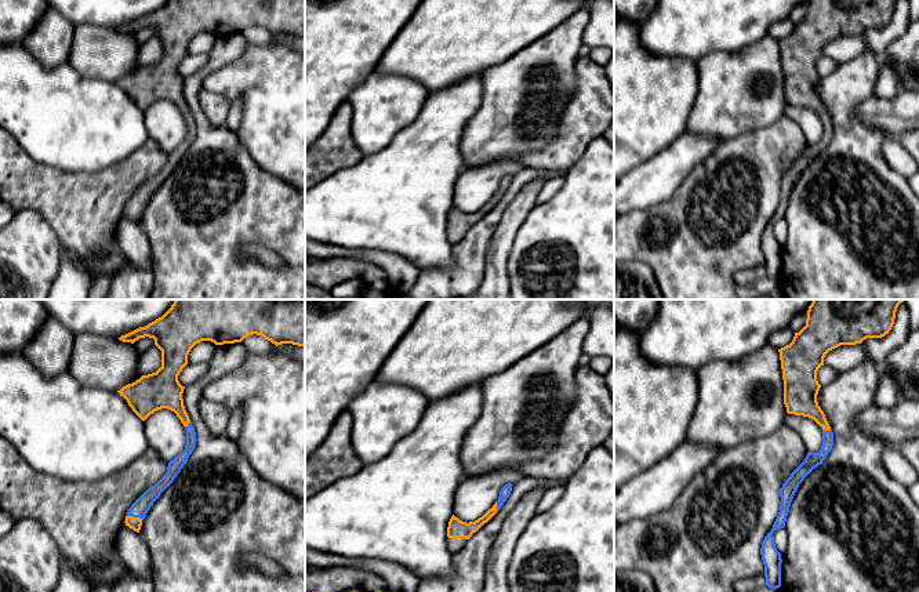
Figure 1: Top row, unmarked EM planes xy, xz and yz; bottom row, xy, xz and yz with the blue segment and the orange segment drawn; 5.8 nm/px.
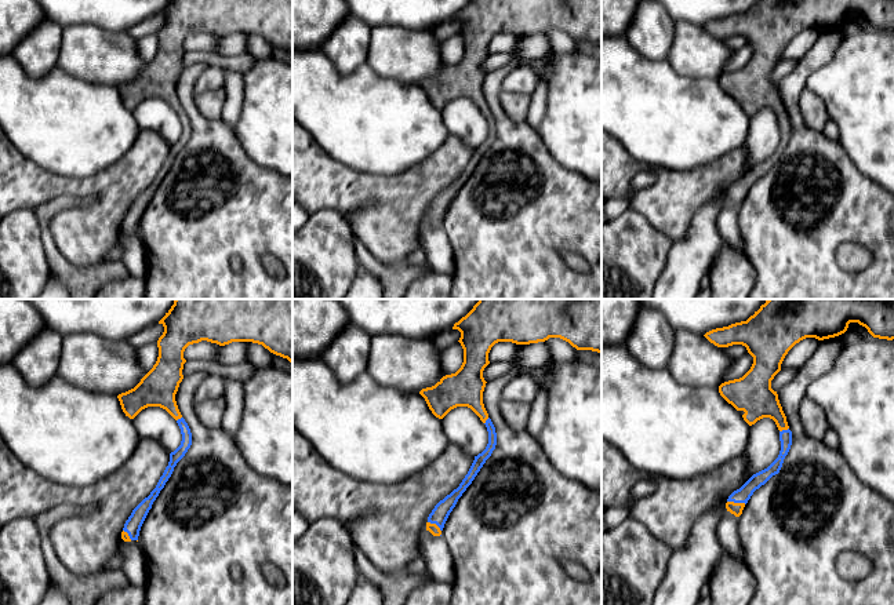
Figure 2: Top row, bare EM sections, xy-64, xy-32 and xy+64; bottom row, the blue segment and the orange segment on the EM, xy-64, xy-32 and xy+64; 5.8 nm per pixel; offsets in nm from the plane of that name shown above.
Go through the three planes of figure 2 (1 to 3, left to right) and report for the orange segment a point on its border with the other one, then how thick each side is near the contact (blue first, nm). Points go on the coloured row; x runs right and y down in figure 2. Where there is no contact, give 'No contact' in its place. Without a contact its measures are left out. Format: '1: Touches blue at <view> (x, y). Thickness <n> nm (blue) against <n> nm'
1: Touches blue at xy-64 (178, 419). Thickness 70 nm (blue) against 220 nm
2: Touches blue at xy-32 (435, 523). Thickness 100 nm (blue) against 60 nm
3: Touches blue at xy+64 (737, 502). Thickness 90 nm (blue) against 70 nm

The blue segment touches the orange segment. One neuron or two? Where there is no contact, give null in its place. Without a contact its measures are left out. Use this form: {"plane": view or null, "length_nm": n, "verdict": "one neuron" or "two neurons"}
{"plane": "xy", "length_nm": 100, "verdict": "one neuron"}

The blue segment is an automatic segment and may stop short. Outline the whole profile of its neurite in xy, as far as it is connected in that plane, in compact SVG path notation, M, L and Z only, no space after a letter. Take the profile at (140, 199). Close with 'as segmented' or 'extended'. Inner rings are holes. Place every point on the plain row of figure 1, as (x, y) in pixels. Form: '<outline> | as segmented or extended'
M168 0L148 17L119 29L134 34L149 28L161 41L161 58L123 77L117 81L120 87L142 112L157 101L168 99L186 120L185 141L168 153L166 166L128 200L124 214L134 222L139 224L148 201L174 172L196 137L196 123L182 90L185 77L178 72L190 40L201 32L235 34L253 25L276 37L293 34L305 39L305 0Z | extended

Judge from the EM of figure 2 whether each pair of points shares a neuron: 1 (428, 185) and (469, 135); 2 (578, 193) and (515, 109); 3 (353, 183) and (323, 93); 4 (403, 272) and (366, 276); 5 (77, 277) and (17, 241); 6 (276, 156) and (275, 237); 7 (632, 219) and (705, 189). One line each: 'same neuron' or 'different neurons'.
1: different neurons
2: different neurons
3: different neurons
4: different neurons
5: different neurons
6: different neurons
7: different neurons

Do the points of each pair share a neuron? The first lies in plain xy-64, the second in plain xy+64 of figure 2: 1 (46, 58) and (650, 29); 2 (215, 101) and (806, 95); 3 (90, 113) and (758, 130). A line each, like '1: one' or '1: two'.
1: one
2: one
3: two

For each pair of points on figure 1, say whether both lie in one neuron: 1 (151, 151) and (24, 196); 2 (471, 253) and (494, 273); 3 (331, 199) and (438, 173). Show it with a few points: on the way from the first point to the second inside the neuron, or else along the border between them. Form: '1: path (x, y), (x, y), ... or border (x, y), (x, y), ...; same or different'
1: path (119, 182), (104, 195), (55, 195); same
2: border (494, 233), (487, 250), (483, 280), (479, 284); different
3: path (358, 199), (396, 199), (411, 184); same

